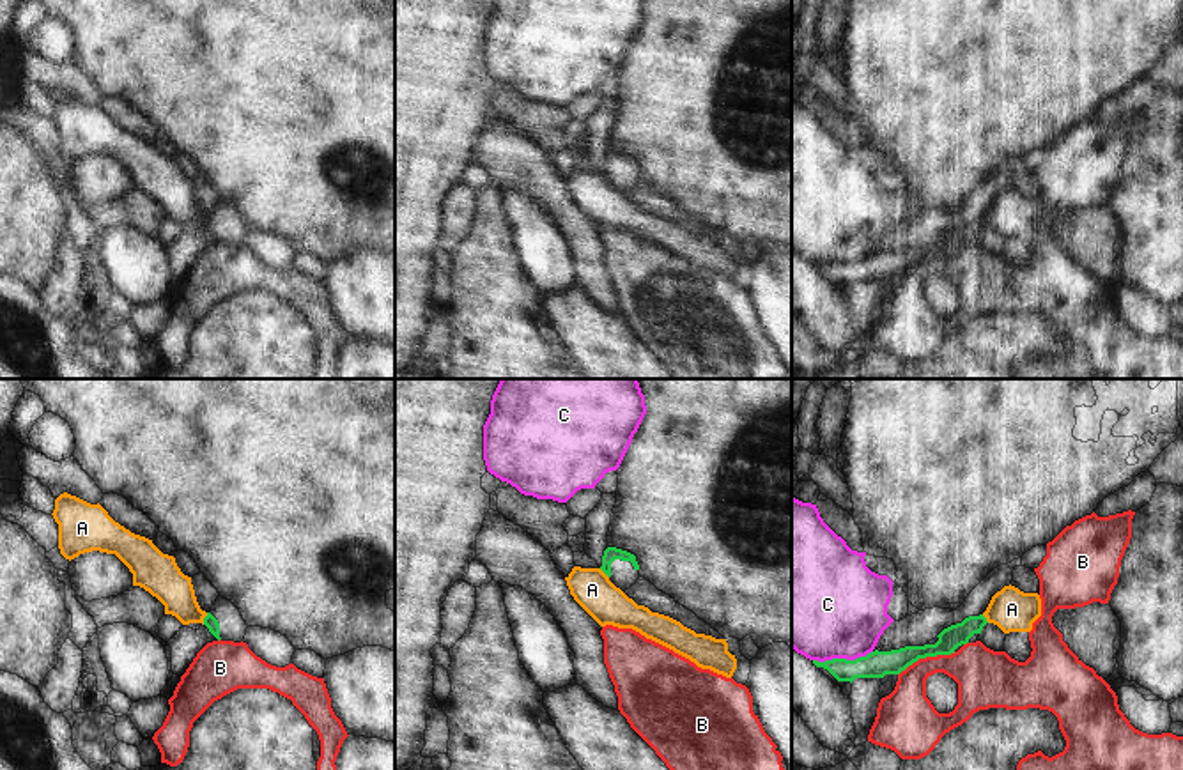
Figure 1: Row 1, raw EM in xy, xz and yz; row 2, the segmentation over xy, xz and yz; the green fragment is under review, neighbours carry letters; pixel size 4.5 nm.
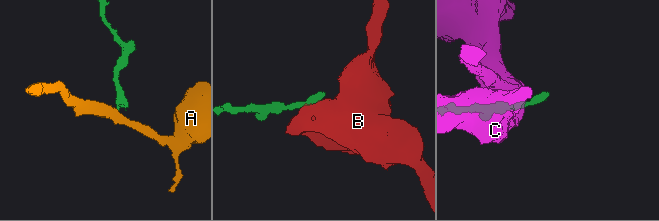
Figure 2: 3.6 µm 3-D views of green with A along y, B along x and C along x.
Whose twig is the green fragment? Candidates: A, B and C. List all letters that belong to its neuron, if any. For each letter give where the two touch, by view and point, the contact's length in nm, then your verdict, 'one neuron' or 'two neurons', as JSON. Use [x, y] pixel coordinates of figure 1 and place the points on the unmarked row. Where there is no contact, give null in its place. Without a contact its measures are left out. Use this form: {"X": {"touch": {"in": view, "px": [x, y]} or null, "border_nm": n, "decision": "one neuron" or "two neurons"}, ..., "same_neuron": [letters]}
{"A": {"touch": {"in": "xy", "px": [204, 222]}, "border_nm": 60, "decision": "two neurons"}, "B": {"touch": {"in": "yz", "px": [927, 259]}, "border_nm": 280, "decision": "two neurons"}, "C": {"touch": {"in": "yz", "px": [842, 262]}, "border_nm": 280, "decision": "two neurons"}, "same_neuron": []}

